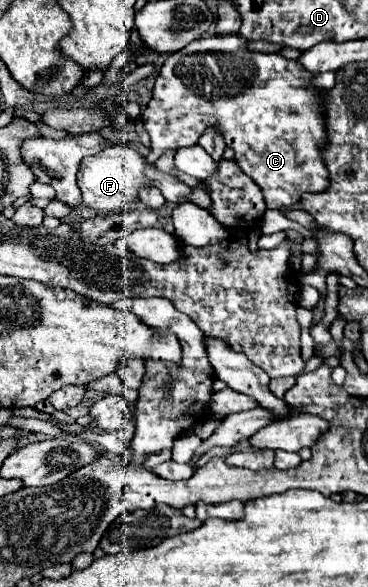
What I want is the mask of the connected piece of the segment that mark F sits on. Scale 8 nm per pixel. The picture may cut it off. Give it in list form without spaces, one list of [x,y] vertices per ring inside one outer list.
[[[111,145],[105,147],[105,151],[99,151],[97,155],[89,155],[89,159],[81,161],[79,173],[77,173],[77,185],[83,193],[83,203],[101,215],[113,213],[113,211],[131,211],[139,203],[139,189],[141,187],[153,187],[153,183],[145,177],[145,167],[153,165],[131,149],[129,145]]]

